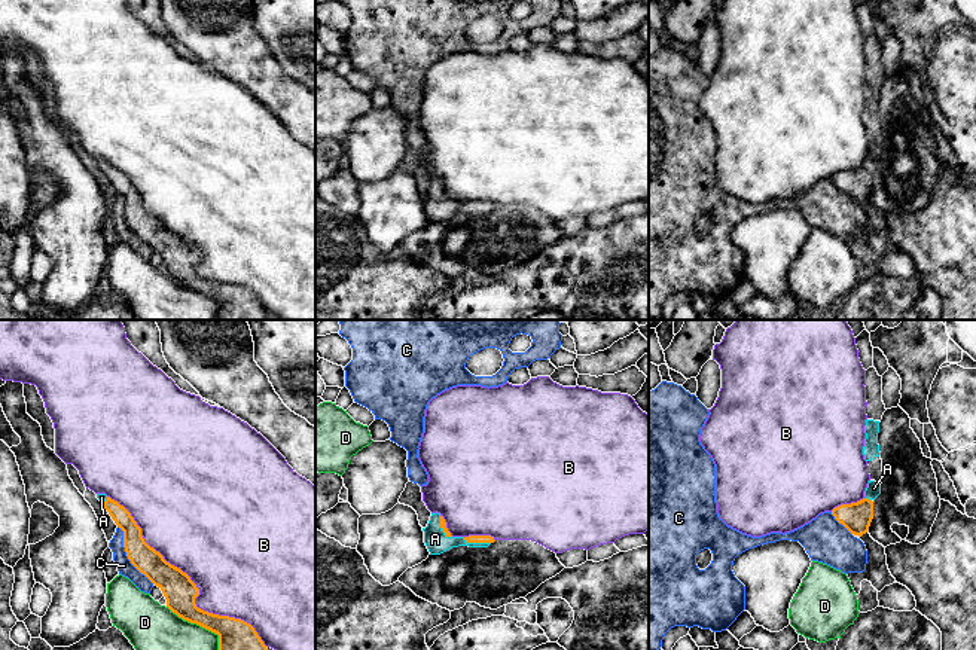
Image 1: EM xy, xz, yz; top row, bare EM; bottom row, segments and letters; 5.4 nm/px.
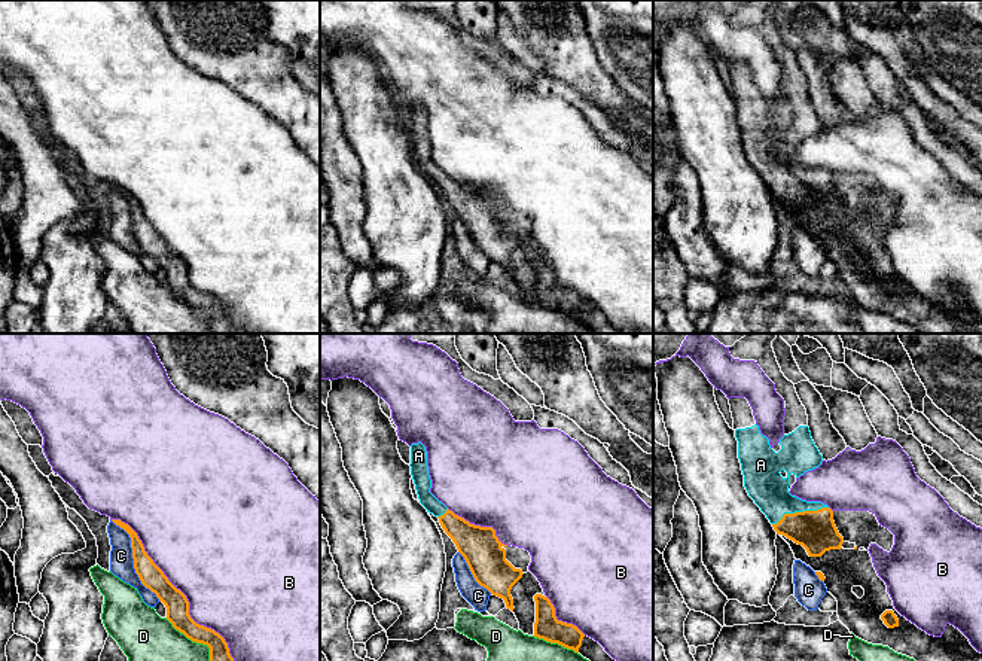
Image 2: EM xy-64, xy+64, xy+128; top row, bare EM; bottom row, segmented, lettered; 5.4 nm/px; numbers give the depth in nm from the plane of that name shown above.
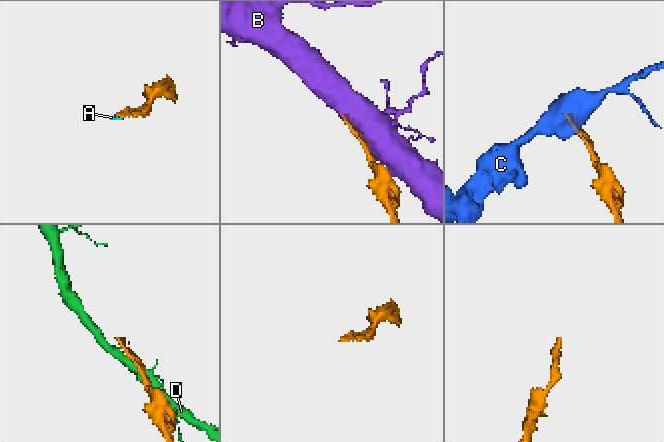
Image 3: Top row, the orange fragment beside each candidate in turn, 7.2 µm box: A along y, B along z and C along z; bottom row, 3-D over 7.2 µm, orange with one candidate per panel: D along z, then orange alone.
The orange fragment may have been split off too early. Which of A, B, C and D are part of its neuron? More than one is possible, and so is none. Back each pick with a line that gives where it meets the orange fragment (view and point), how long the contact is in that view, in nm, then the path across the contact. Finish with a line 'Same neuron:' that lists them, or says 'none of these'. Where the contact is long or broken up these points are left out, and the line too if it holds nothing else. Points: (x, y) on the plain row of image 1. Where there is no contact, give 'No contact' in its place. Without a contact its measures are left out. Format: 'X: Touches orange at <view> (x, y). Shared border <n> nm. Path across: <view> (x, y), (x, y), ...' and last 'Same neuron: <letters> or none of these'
A: Touches orange at xz (476, 208). Shared border 160 nm. Path across: xz (472, 206), (476, 208), (444, 208), (435, 206)
Same neuron: A

